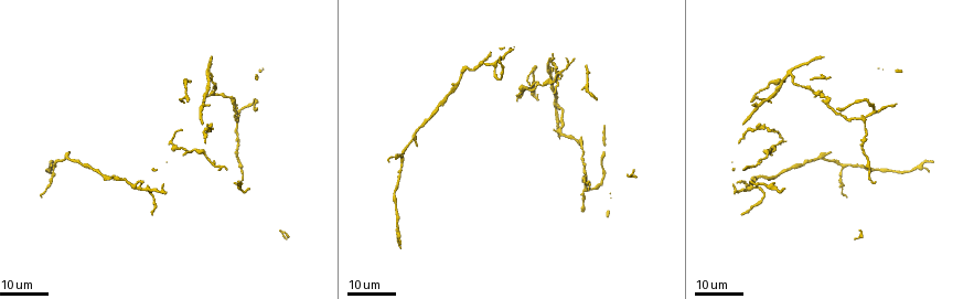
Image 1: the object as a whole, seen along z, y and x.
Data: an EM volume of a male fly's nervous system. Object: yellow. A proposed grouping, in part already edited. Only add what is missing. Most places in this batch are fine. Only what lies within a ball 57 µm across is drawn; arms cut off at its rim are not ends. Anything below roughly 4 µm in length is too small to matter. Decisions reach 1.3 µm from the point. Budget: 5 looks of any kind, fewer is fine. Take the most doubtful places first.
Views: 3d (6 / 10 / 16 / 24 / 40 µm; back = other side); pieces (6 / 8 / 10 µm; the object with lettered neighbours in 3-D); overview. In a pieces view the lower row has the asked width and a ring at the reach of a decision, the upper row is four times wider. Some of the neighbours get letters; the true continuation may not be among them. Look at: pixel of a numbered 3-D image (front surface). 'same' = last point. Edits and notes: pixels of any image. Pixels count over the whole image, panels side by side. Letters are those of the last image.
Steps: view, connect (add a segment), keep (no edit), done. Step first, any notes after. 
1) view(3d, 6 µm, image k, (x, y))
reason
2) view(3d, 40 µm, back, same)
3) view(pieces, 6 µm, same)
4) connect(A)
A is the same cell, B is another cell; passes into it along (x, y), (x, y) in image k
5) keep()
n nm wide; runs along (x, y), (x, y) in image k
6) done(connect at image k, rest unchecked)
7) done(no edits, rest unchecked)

view(3d, 16 µm, image 1, (596, 97))
branch stops here

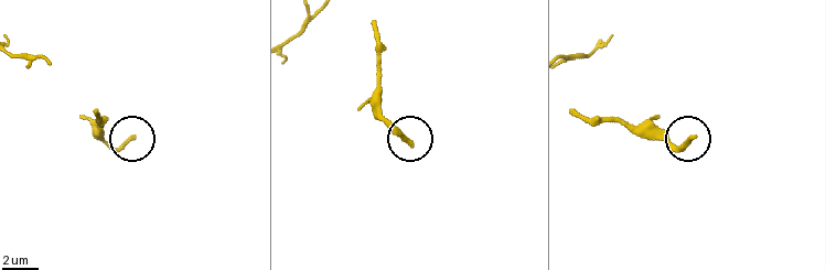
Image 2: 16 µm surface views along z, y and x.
view(pieces, 10 µm, image 2, (134, 137))
what lies round it

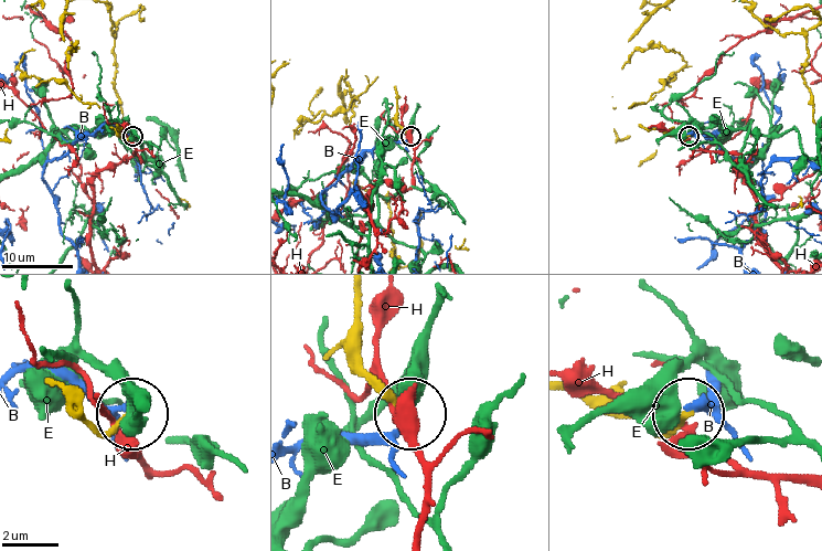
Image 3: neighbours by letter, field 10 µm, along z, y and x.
keep()
B, E and H are other cells; no lettered segment goes on from it

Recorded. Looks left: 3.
view(3d, 24 µm, image 1, (779, 131))
tapers out

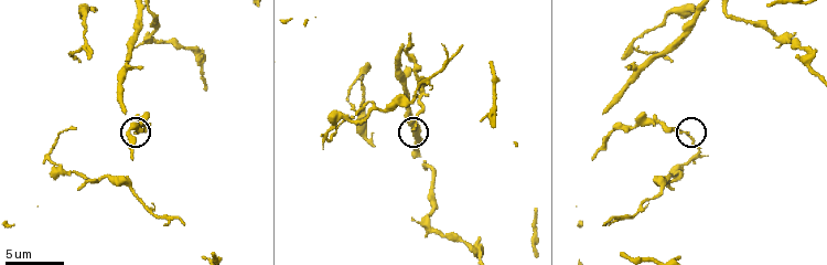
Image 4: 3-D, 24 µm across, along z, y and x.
view(3d, 6 µm, image 4, (415, 129))

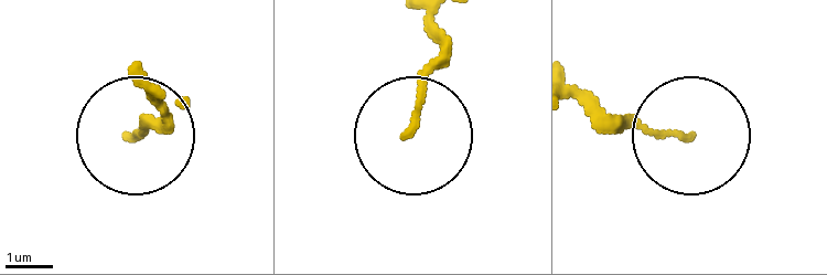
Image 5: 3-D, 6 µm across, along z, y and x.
view(pieces, 10 µm, image 5, (407, 128))

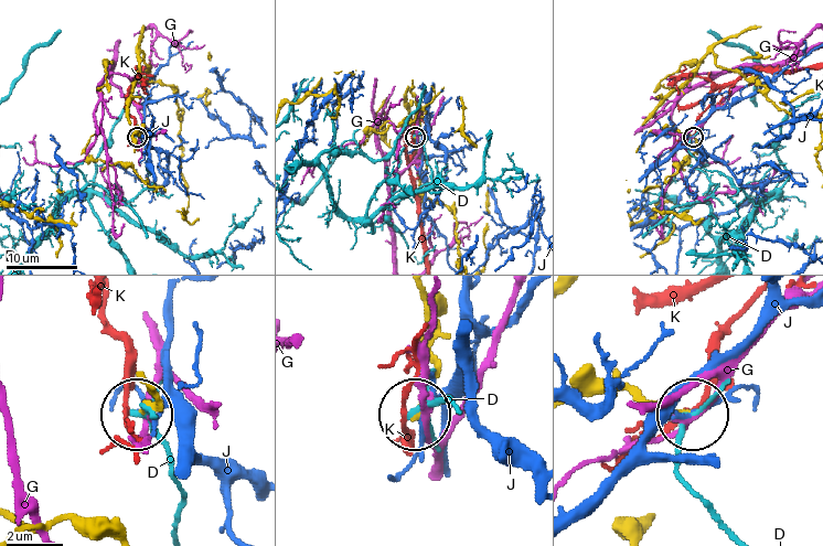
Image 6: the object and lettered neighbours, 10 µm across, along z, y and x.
keep()
D, G, J and K are other cells; no lettered segment goes on from it

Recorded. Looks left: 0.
done(no edits, rest unchecked)

